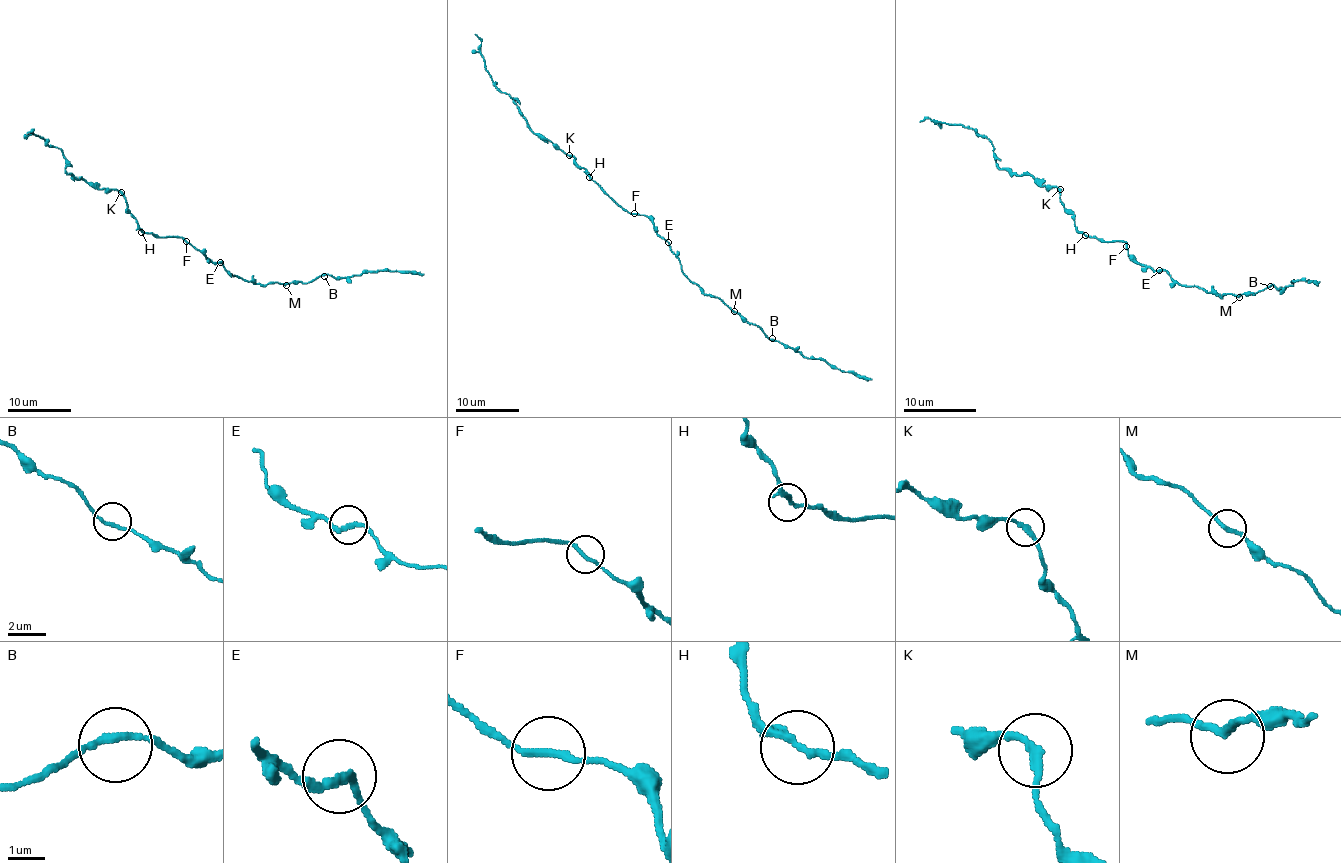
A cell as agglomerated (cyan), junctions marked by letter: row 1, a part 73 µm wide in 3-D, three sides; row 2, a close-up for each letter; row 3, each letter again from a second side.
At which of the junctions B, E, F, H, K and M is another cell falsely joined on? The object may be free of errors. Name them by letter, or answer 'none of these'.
none of these

